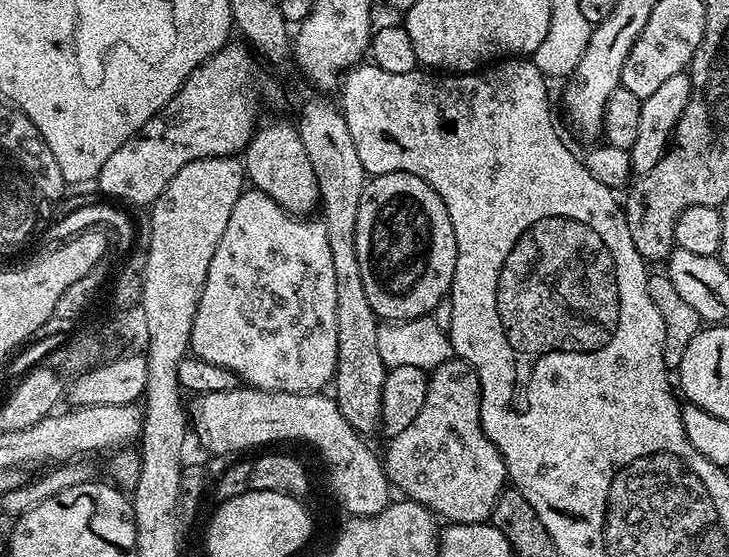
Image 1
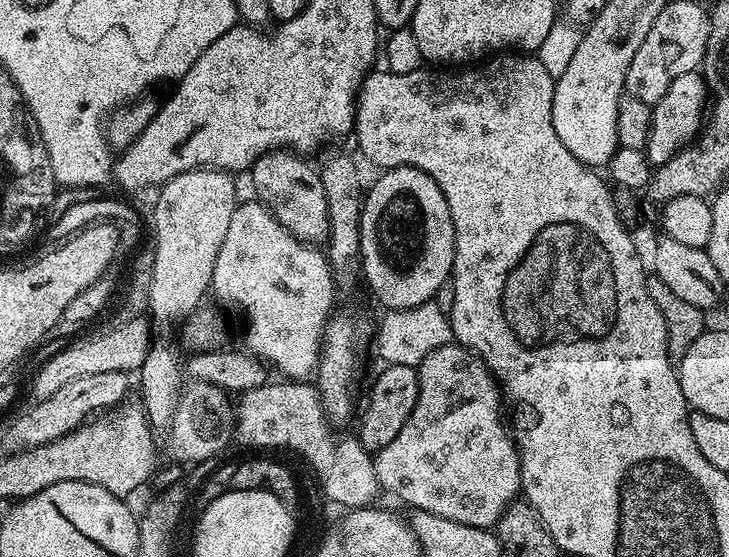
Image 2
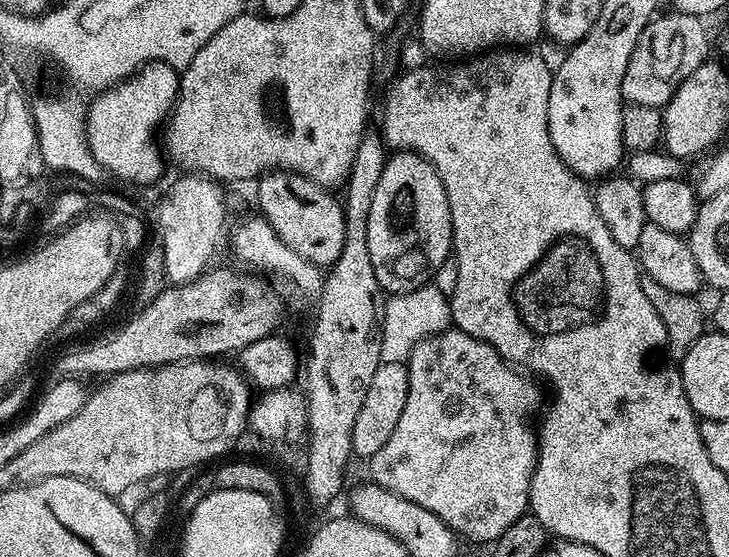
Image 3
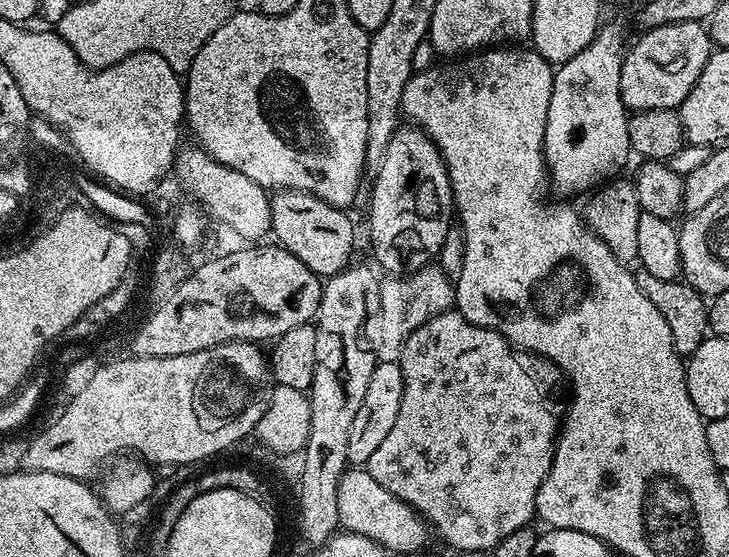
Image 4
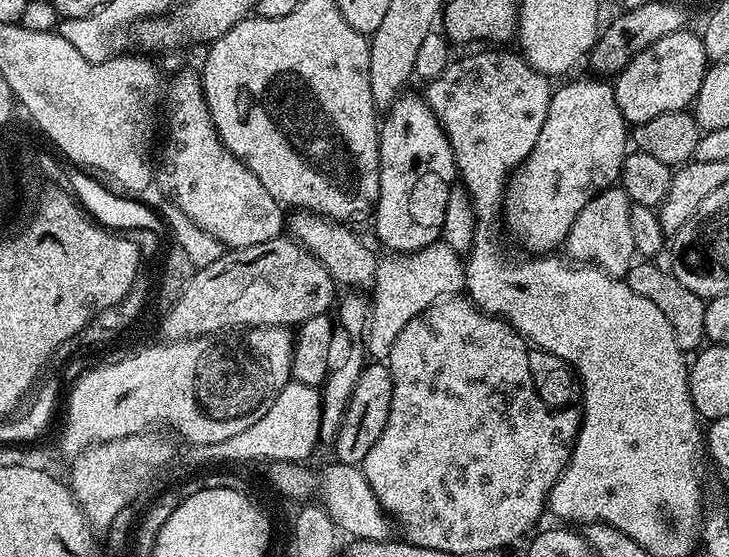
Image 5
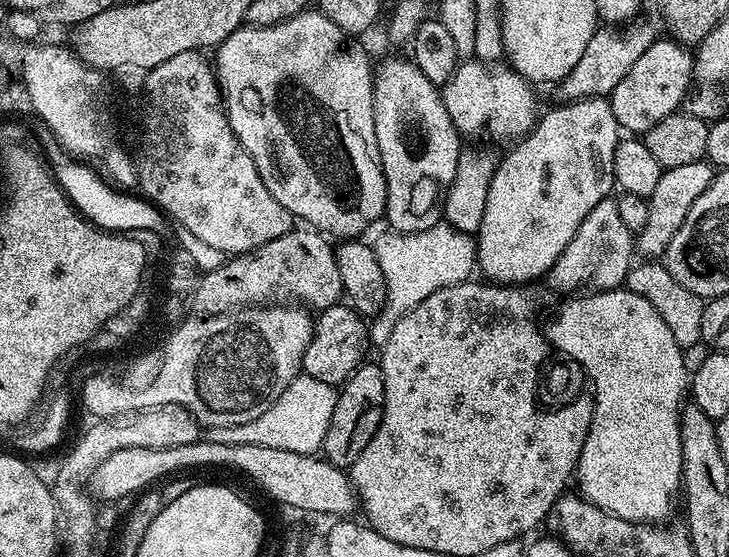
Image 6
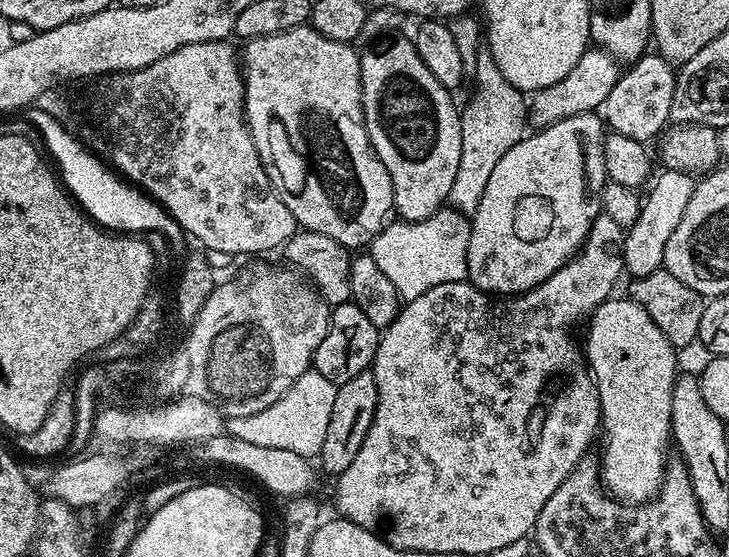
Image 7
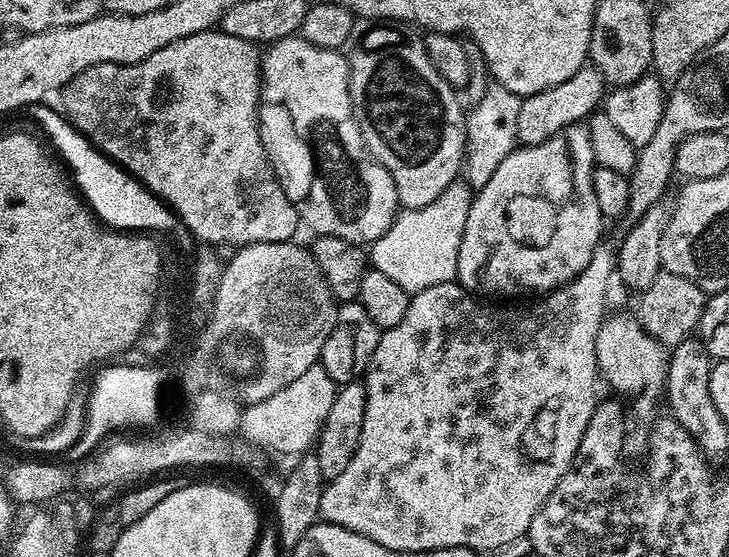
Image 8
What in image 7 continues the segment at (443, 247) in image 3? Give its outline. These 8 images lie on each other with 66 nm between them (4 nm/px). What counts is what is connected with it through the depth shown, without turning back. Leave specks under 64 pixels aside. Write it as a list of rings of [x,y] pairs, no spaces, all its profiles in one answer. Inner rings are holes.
[[[407,35],[388,36],[360,52],[360,85],[366,134],[376,157],[382,166],[386,166],[386,174],[390,174],[395,215],[402,220],[430,218],[430,214],[449,203],[451,186],[462,157],[461,109],[452,101],[453,93],[430,74],[426,62],[418,58],[418,50]]]

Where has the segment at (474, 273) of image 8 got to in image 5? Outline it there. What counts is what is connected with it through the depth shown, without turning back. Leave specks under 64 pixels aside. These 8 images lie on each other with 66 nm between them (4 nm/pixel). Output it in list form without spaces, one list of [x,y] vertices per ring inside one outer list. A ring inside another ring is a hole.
[[[588,76],[572,80],[565,88],[557,87],[553,91],[546,122],[542,122],[542,134],[538,134],[534,150],[512,173],[510,183],[504,189],[503,227],[520,236],[532,254],[548,254],[559,249],[556,247],[567,241],[574,218],[582,214],[582,206],[586,206],[586,202],[603,188],[613,187],[624,169],[624,157],[630,148],[630,128],[622,110],[618,110],[616,89],[607,79]]]

